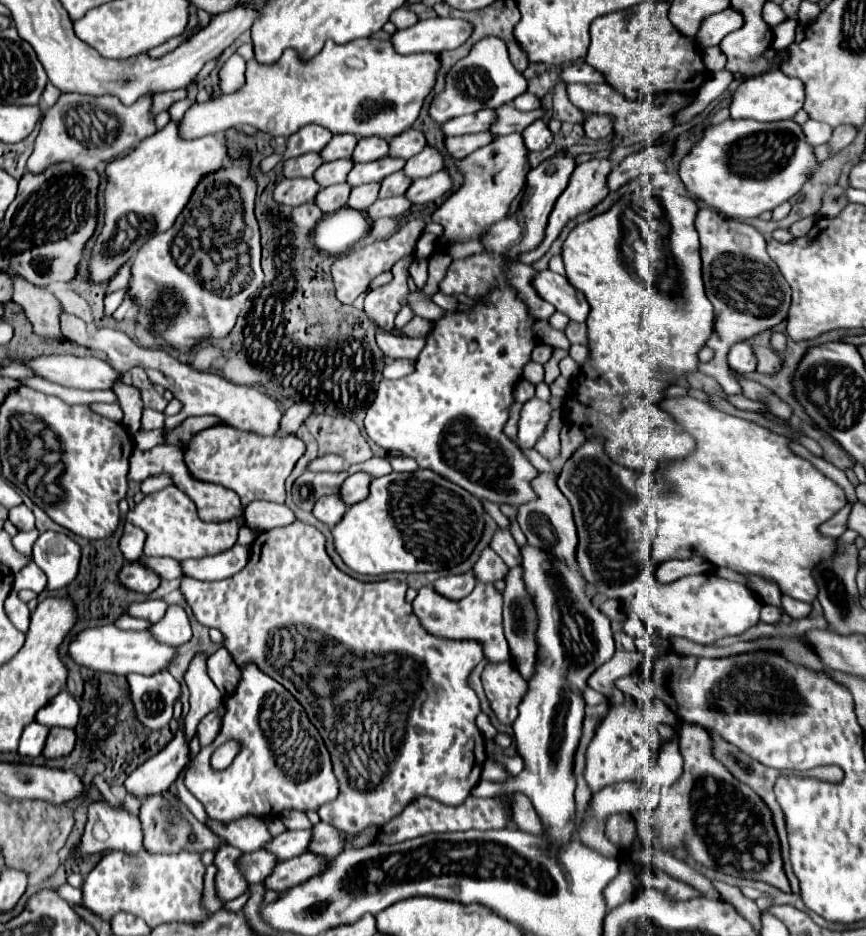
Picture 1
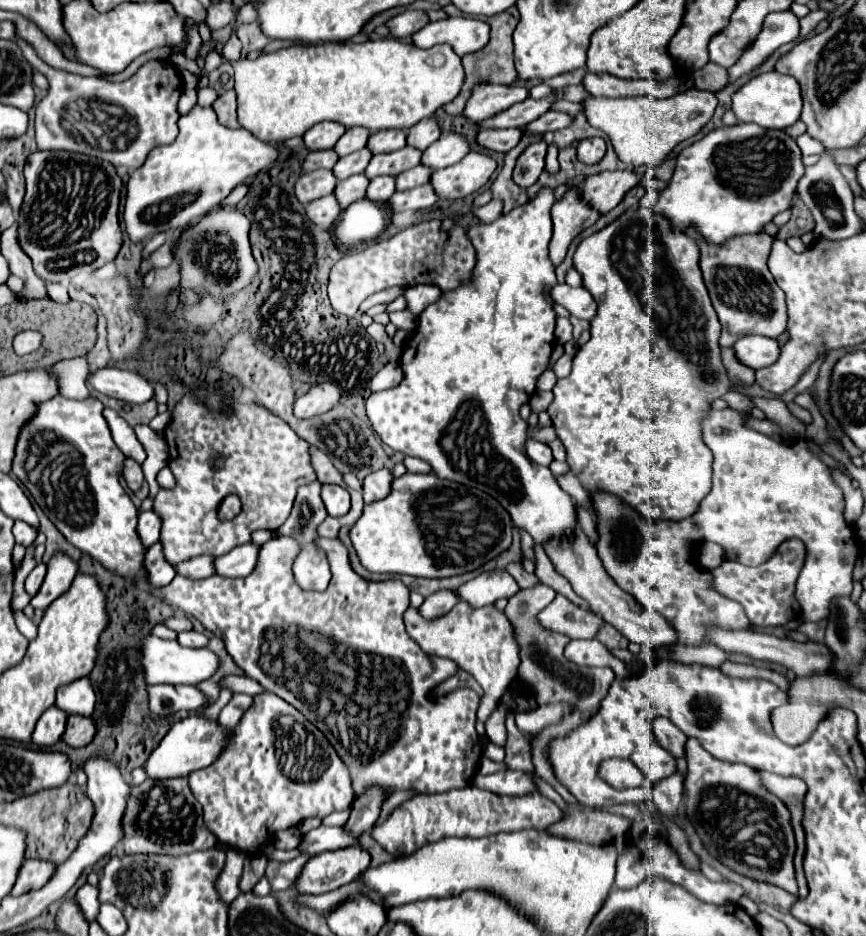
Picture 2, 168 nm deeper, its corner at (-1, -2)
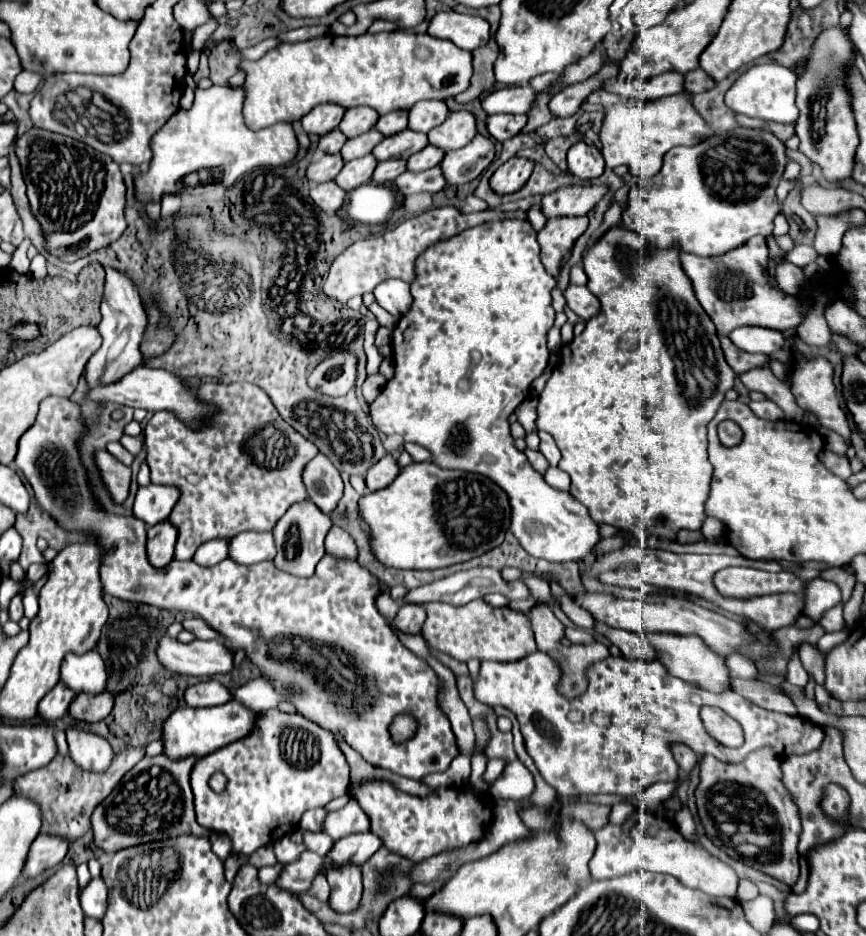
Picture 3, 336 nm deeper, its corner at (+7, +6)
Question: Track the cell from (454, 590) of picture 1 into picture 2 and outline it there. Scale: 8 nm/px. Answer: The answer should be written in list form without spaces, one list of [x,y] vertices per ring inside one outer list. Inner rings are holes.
[[[440,590],[440,592],[428,596],[418,610],[420,610],[422,618],[436,620],[436,618],[448,614],[448,610],[452,610],[456,604],[458,604],[458,598],[452,590]]]

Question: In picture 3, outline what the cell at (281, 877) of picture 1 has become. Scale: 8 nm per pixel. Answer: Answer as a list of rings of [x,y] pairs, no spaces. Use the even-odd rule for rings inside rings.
[[[372,832],[350,834],[350,836],[334,842],[330,852],[324,856],[322,874],[326,874],[330,868],[338,868],[338,866],[346,866],[346,864],[362,866],[380,846],[382,846],[380,838]]]

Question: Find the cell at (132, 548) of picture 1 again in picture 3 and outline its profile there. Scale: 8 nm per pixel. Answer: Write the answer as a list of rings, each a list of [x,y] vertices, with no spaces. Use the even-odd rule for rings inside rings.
[[[140,486],[134,500],[134,516],[140,518],[146,526],[154,526],[168,518],[176,500],[178,490],[174,486]]]

